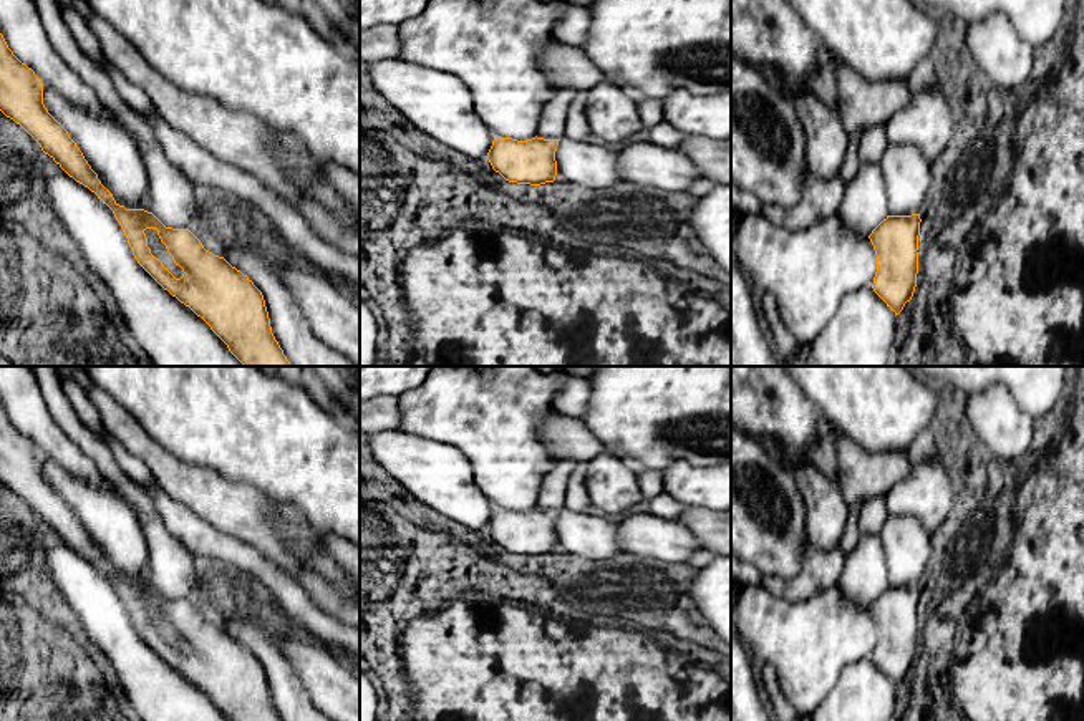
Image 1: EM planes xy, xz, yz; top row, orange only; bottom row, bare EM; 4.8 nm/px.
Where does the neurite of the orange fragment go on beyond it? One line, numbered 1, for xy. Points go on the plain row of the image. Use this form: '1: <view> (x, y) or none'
1: none

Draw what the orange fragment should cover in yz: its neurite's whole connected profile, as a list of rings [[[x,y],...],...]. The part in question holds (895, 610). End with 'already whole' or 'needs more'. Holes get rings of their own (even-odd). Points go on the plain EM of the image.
[[[920,585],[887,587],[869,607],[877,627],[872,660],[895,686],[917,658],[920,593]]]; already whole

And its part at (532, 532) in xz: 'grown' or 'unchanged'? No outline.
unchanged

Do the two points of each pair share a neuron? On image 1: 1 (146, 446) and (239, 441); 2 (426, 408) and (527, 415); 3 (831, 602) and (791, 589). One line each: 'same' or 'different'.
1: different
2: same
3: different

